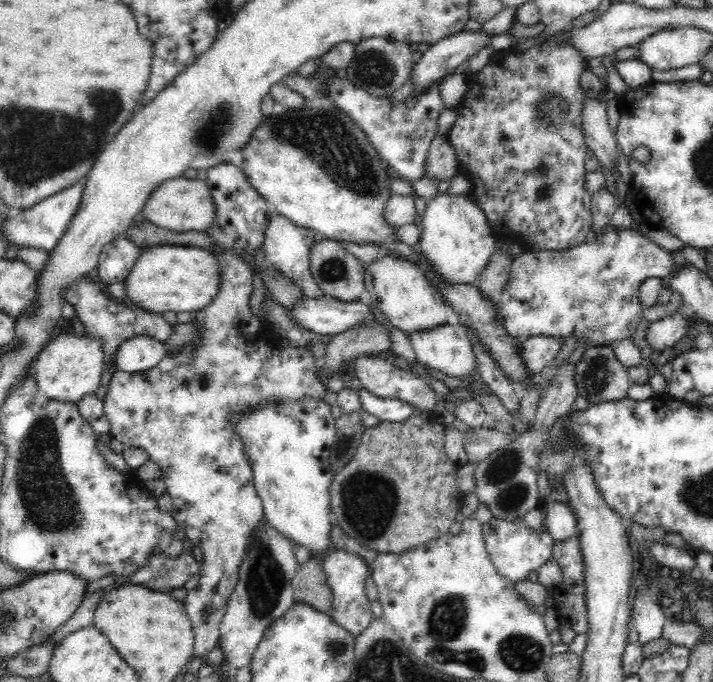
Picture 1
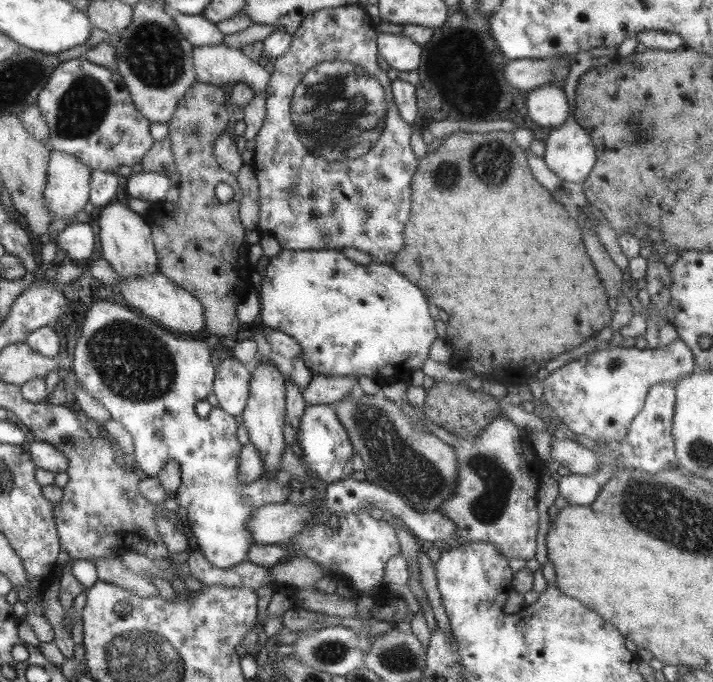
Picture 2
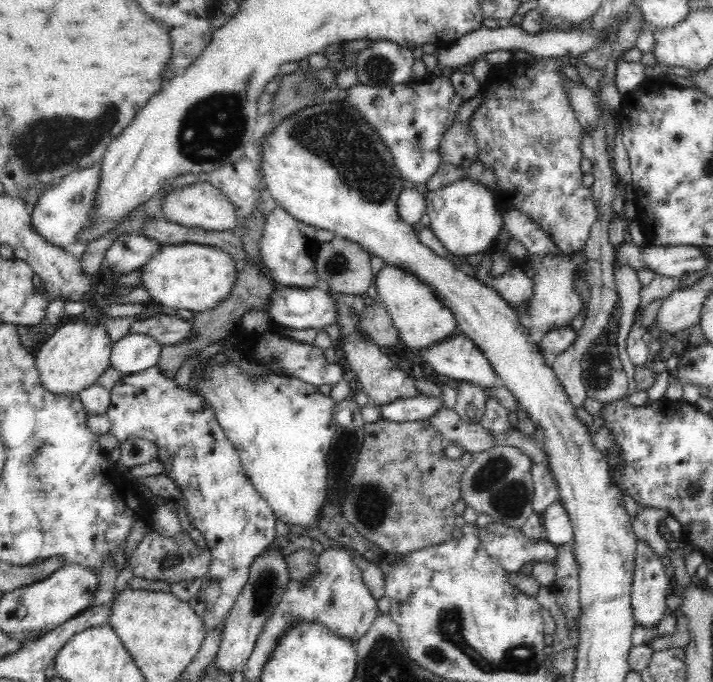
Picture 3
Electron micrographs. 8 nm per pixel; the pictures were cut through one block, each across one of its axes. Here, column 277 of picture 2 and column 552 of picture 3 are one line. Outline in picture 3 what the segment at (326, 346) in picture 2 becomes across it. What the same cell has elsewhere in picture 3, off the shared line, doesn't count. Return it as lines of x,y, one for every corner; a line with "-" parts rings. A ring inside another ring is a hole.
584,250
571,253
570,256
565,253
556,256
524,256
517,265
522,274
533,282
530,297
513,306
517,319
525,325
529,334
538,332
545,335
554,329
568,328
579,313
587,310
589,301
582,298
582,294
574,285
578,278
586,281
587,255

